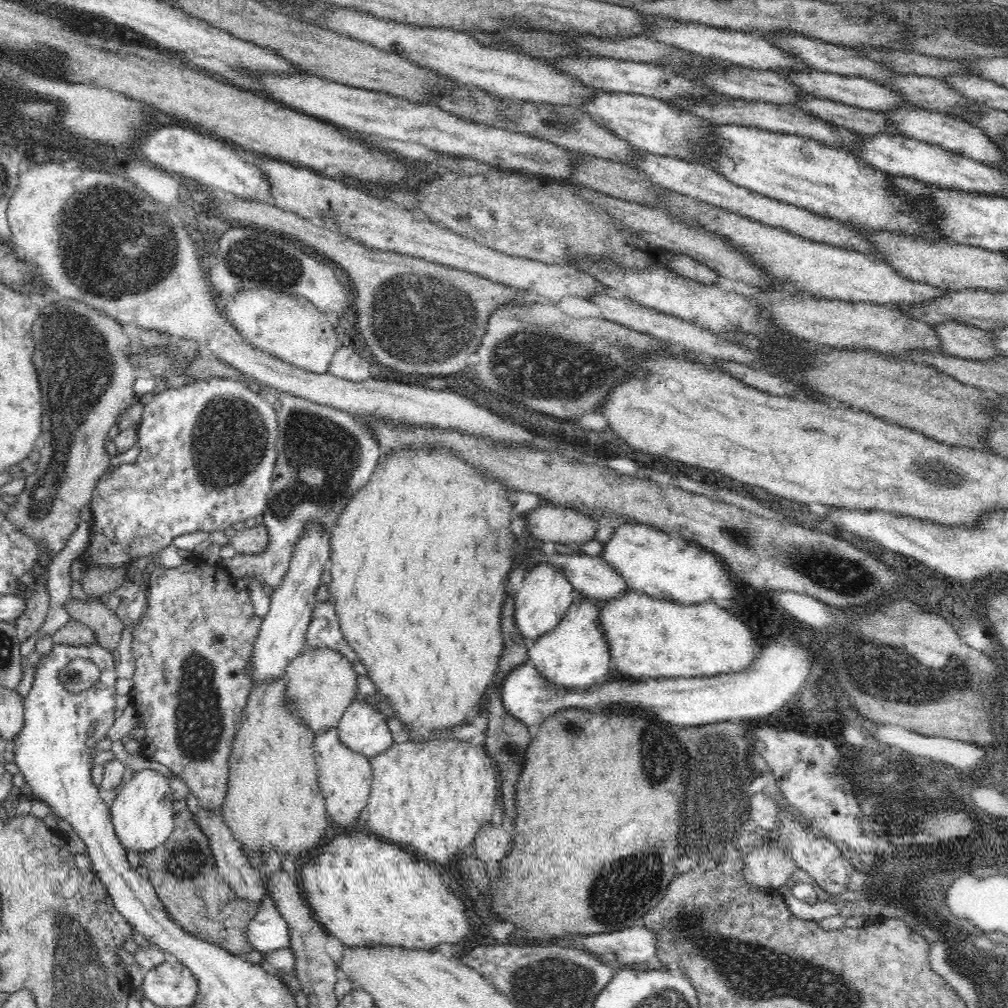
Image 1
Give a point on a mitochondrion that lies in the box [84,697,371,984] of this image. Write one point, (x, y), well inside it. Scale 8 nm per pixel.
(189, 858)

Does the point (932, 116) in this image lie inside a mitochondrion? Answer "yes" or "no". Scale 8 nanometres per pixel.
no

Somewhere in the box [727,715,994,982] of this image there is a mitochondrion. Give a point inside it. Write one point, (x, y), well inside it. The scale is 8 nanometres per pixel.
(898, 816)

